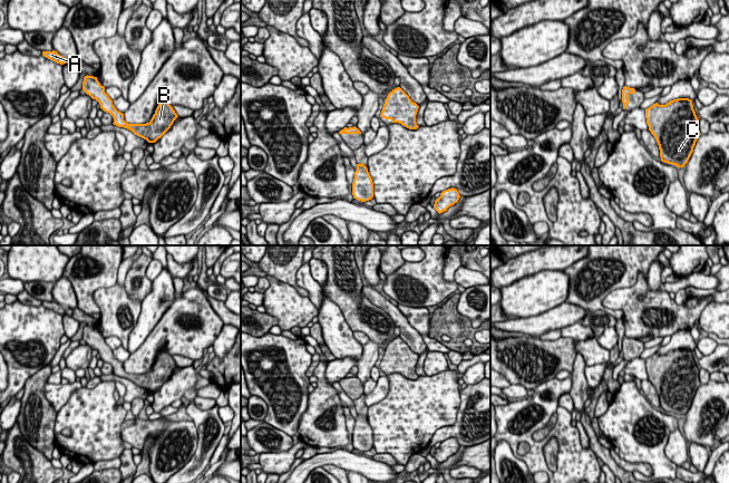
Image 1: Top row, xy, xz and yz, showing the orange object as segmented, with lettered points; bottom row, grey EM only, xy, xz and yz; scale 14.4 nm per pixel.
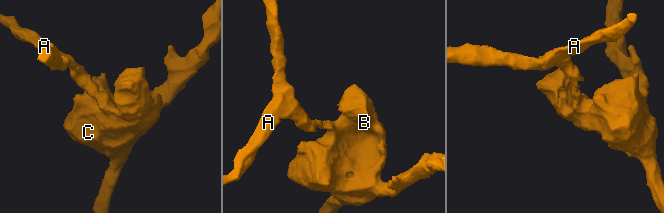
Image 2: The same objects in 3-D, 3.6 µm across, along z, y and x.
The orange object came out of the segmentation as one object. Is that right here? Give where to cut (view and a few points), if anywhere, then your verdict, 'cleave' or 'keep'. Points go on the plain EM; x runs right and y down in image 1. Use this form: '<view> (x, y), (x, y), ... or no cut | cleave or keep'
no cut | keep

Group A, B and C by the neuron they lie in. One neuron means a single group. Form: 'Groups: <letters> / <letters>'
Groups: A B C

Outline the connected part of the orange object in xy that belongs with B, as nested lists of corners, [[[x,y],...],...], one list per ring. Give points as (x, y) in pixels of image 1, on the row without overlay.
[[[85,326],[82,340],[93,349],[96,349],[104,361],[113,366],[114,375],[132,380],[135,385],[146,389],[148,393],[155,393],[161,388],[178,367],[173,357],[163,348],[149,373],[128,374],[124,370],[124,364],[114,357],[113,350],[105,342],[105,337],[100,335],[97,327]]]

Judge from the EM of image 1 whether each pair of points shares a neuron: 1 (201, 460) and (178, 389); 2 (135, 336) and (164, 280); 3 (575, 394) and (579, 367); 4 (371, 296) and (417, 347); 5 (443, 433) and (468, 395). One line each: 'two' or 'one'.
1: one
2: one
3: one
4: one
5: one

